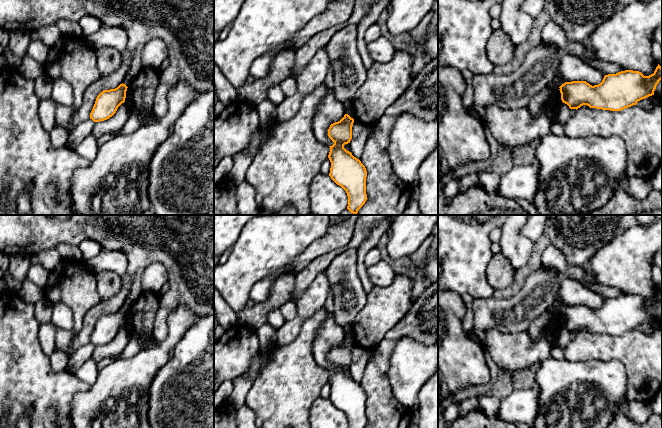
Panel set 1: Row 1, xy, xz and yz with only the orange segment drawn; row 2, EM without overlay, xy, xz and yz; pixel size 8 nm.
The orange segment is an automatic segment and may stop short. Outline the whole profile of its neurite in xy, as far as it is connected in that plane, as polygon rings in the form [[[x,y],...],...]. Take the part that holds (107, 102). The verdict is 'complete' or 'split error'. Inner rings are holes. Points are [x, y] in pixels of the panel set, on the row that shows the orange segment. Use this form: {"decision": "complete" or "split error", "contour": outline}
{"decision": "complete", "contour": [[[120,84],[115,89],[104,90],[96,98],[90,119],[94,122],[104,121],[112,117],[118,107],[125,102],[127,86]]]}

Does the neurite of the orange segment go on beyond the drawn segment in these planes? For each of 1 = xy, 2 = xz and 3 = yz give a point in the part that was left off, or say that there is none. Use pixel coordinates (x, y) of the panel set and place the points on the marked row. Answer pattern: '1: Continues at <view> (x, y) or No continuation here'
1: No continuation here
2: No continuation here
3: No continuation here

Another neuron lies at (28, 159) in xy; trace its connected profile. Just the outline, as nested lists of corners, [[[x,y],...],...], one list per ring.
[[[5,66],[0,69],[0,194],[3,191],[7,192],[8,210],[3,211],[0,208],[0,215],[18,215],[16,209],[16,197],[24,188],[30,192],[31,212],[27,215],[75,215],[73,205],[70,197],[71,178],[76,169],[87,167],[90,161],[82,157],[76,149],[70,147],[68,144],[64,147],[54,147],[50,140],[50,134],[47,133],[41,125],[38,116],[38,106],[40,100],[35,94],[34,81],[25,78],[16,68]]]

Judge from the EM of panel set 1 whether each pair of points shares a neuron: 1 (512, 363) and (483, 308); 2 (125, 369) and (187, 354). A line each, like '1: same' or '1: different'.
1: different
2: different

